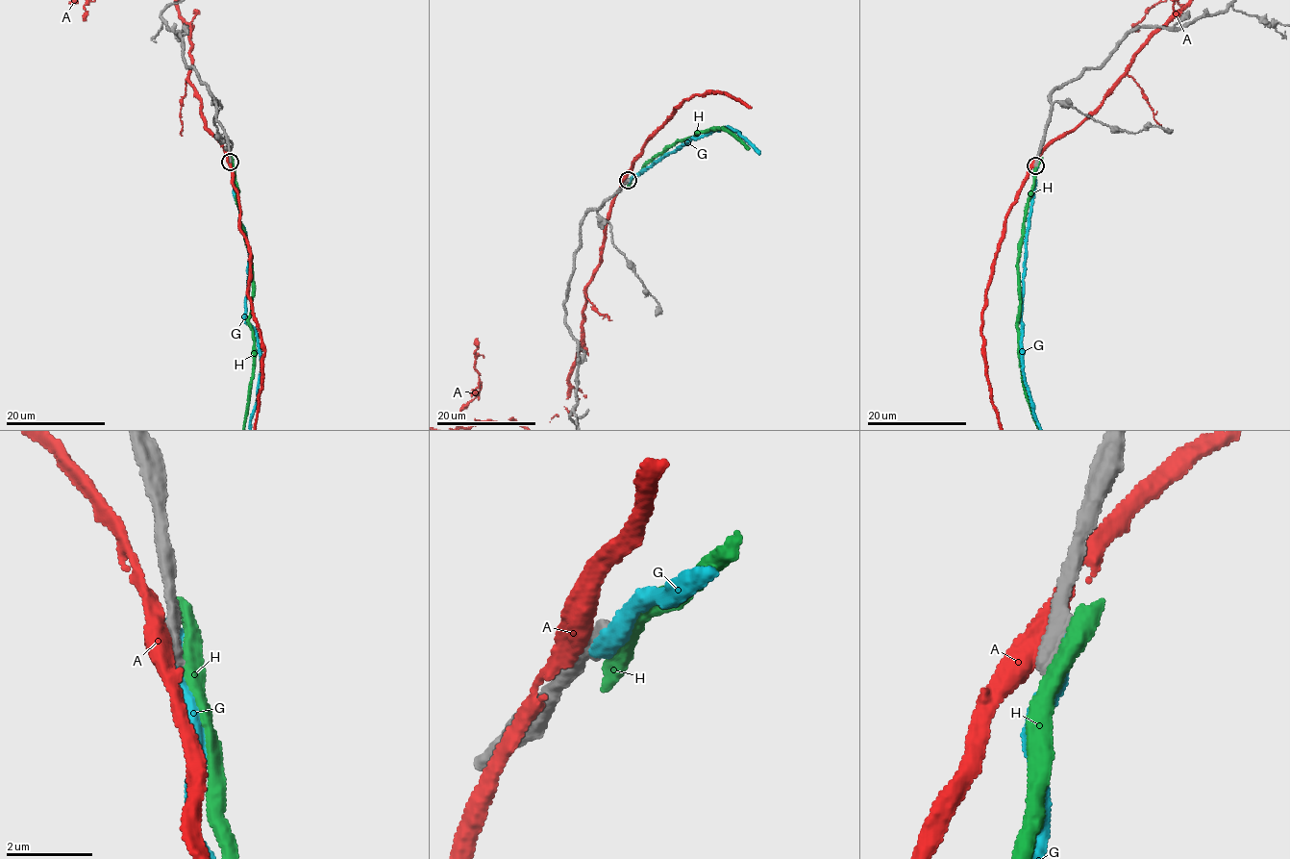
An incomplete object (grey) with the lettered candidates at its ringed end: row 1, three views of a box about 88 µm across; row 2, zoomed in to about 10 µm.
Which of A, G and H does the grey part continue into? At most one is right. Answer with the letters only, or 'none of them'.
none of them

